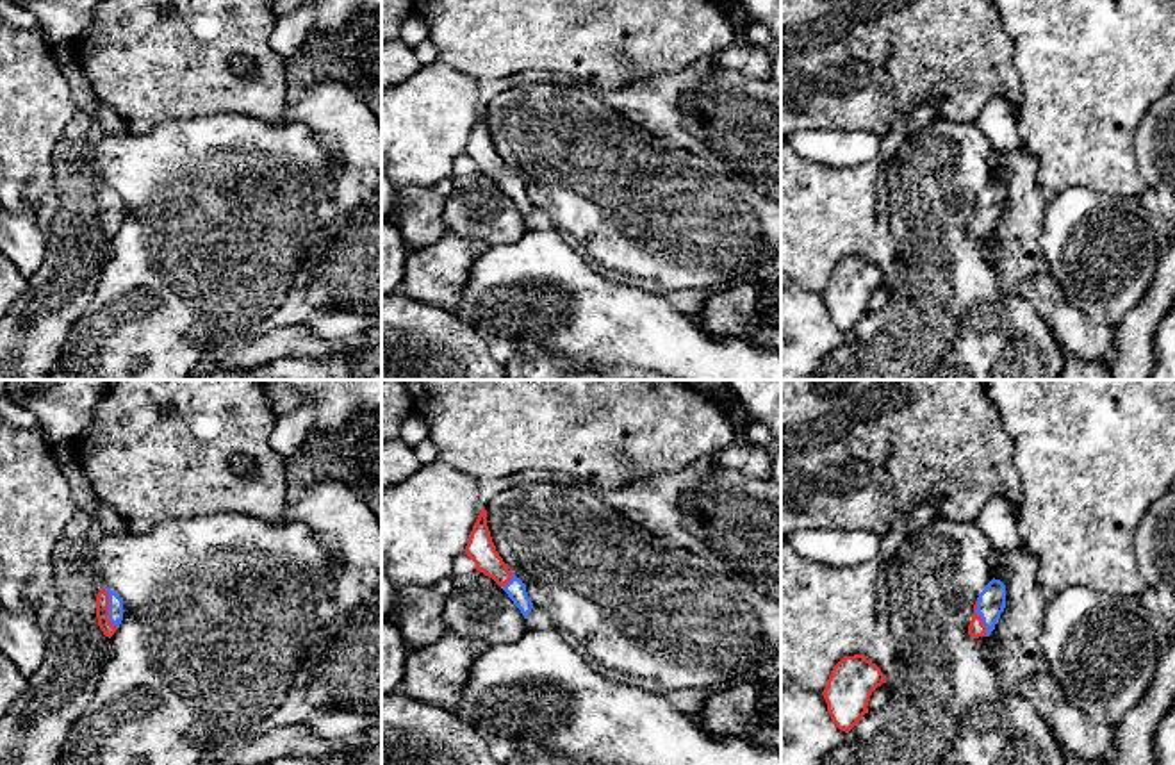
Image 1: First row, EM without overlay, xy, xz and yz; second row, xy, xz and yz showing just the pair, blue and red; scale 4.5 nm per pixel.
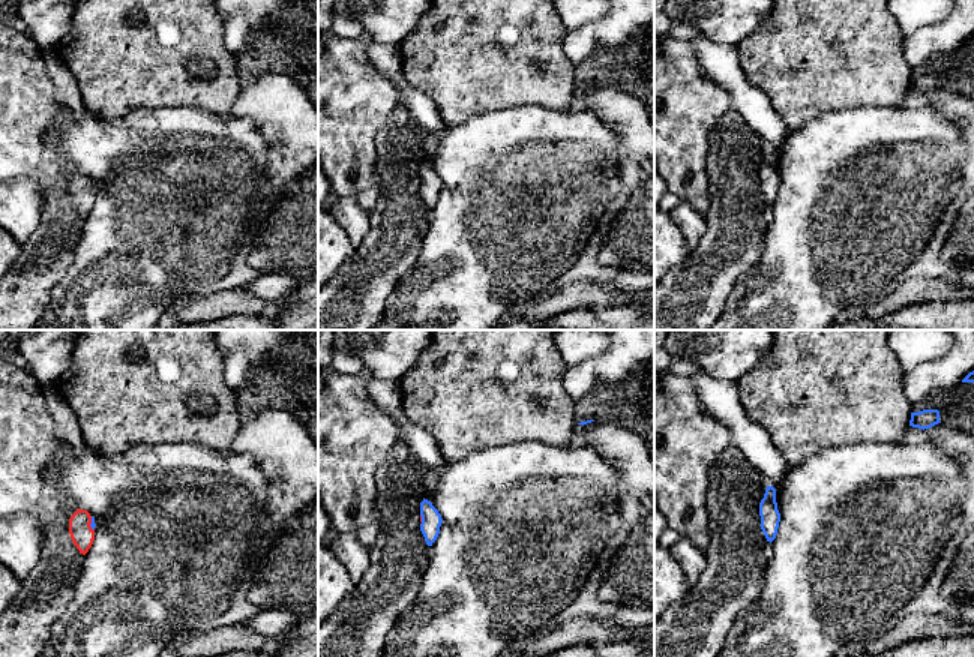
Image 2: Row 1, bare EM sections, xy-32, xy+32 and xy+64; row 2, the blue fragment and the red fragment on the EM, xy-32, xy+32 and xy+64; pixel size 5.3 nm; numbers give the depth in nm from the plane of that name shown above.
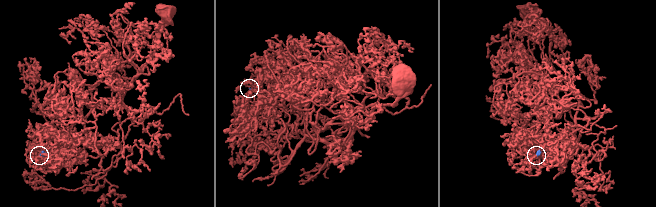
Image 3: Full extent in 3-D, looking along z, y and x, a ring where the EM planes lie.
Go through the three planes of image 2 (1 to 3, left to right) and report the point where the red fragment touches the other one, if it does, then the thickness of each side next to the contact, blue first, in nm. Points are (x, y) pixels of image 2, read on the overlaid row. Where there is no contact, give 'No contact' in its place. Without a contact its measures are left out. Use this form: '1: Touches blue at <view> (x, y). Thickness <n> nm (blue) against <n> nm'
1: Touches blue at xy-32 (90, 524). Thickness 20 nm (blue) against 120 nm
2: Touches blue at xy+32 (422, 518). Thickness 110 nm (blue) against 20 nm
3: No contact

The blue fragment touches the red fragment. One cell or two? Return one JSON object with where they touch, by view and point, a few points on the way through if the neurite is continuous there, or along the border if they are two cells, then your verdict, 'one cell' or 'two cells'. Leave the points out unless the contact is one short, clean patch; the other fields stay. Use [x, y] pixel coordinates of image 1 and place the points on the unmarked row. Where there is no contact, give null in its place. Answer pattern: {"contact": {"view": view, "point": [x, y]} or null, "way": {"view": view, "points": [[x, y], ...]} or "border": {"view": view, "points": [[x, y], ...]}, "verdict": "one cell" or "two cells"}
{"contact": {"view": "xy", "point": [109, 209]}, "way": {"view": "xy", "points": [[115, 202], [109, 209], [102, 202]]}, "verdict": "one cell"}

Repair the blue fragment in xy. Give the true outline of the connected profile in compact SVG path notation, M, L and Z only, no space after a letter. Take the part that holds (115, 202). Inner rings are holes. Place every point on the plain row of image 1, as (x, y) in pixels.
M103 187L96 198L96 218L103 235L111 239L123 221L123 200Z

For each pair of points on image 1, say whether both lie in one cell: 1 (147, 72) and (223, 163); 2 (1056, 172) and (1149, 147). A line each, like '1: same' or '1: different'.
1: different
2: different

